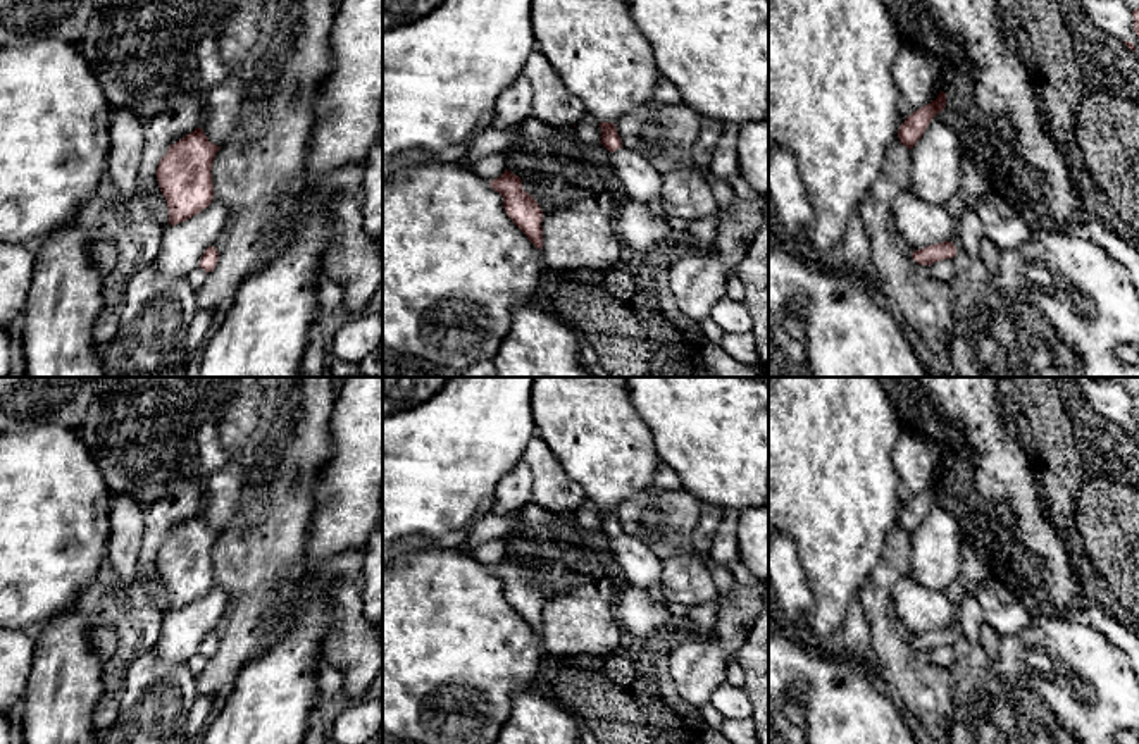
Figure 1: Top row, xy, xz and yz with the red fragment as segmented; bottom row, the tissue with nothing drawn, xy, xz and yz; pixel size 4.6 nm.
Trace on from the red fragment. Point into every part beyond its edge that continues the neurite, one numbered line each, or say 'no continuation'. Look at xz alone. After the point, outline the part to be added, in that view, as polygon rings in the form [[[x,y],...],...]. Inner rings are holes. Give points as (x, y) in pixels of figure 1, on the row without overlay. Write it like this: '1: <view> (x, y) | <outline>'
no continuation

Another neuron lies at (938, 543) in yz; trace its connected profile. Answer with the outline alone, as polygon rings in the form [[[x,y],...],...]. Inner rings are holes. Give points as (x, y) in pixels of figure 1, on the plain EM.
[[[941,496],[912,534],[912,580],[929,591],[946,591],[958,579],[968,517]]]

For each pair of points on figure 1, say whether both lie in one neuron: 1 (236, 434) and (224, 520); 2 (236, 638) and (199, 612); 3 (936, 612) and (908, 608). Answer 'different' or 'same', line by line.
1: same
2: different
3: same

